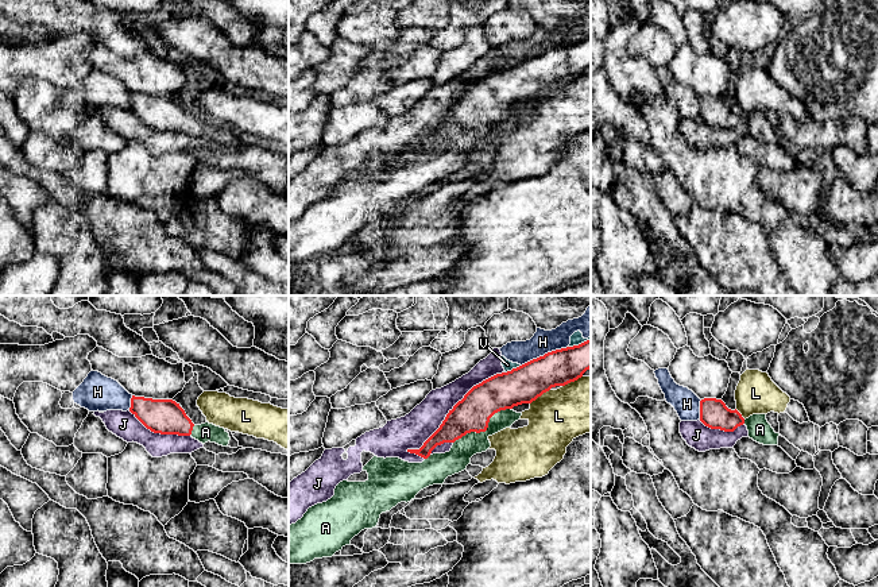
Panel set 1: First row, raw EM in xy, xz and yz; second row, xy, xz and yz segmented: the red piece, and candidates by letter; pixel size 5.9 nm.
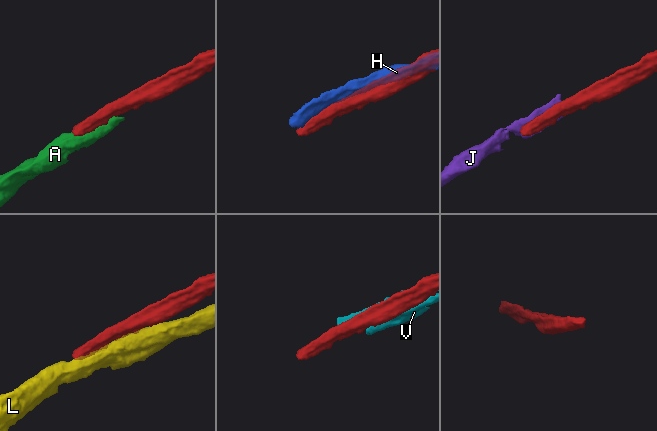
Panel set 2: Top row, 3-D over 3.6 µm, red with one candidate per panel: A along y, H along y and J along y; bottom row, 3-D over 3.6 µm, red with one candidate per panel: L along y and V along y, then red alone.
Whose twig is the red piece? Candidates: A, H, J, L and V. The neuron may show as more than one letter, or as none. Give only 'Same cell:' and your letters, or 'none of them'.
Same cell: A

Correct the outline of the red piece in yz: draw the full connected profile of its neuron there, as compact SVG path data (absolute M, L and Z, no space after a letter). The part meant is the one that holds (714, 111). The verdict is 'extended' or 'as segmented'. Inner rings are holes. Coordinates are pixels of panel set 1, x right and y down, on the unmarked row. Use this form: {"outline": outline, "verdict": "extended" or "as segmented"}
{"outline": "M704 96L700 99L700 119L711 125L724 130L734 130L738 124L746 123L749 135L763 143L778 143L778 134L766 117L766 112L753 112L743 116L735 107L731 108L722 97Z", "verdict": "extended"}

